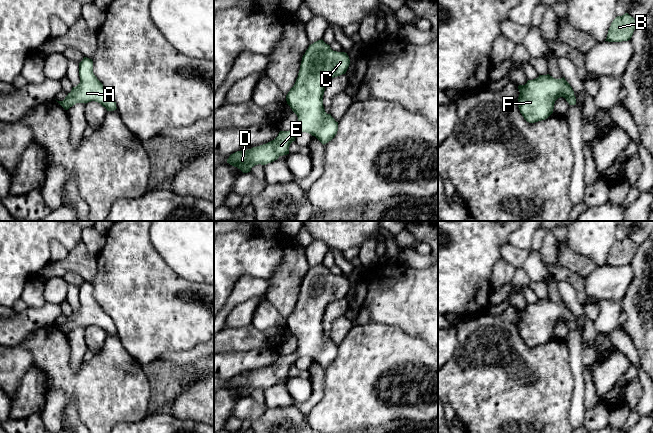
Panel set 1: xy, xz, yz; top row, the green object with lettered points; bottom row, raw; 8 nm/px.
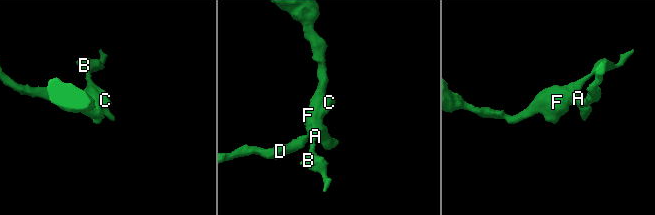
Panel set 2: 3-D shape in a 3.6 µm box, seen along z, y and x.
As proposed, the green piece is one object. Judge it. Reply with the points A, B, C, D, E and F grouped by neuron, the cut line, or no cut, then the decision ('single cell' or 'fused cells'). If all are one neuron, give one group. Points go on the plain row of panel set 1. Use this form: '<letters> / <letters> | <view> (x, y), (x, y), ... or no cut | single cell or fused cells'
A B C D E F | no cut | single cell

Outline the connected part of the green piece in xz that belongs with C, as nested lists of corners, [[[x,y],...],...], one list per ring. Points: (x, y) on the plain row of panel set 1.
[[[322,263],[309,269],[302,281],[294,310],[286,319],[287,328],[298,341],[298,348],[263,369],[229,380],[227,387],[248,397],[255,389],[266,389],[289,378],[289,370],[300,356],[315,360],[323,369],[338,355],[338,346],[325,336],[323,319],[329,304],[345,298],[350,288],[347,277],[333,275]]]

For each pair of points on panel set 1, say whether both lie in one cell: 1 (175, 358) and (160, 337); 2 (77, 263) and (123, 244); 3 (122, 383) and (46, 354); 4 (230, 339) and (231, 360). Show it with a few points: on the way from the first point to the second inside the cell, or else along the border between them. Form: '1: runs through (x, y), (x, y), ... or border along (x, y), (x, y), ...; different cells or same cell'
1: border along (193, 346), (183, 350), (170, 350), (157, 358); different cells
2: border along (96, 258), (97, 273), (92, 281); different cells
3: runs through (103, 383), (75, 383), (65, 373); same cell
4: border along (254, 348), (248, 351), (224, 352); different cells

